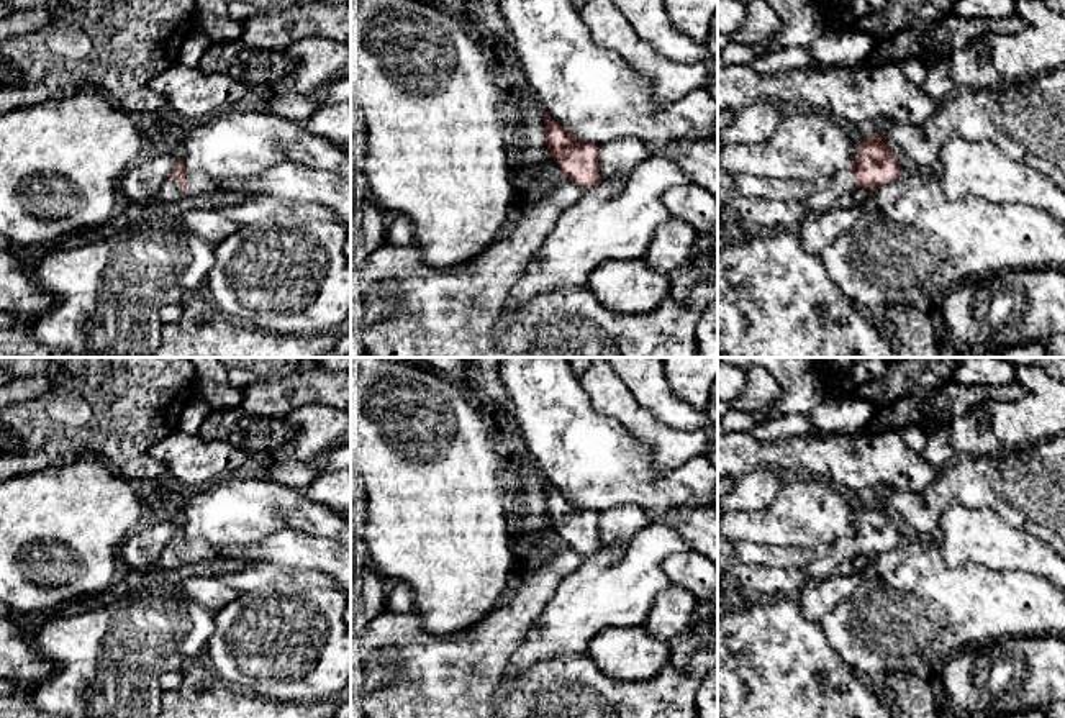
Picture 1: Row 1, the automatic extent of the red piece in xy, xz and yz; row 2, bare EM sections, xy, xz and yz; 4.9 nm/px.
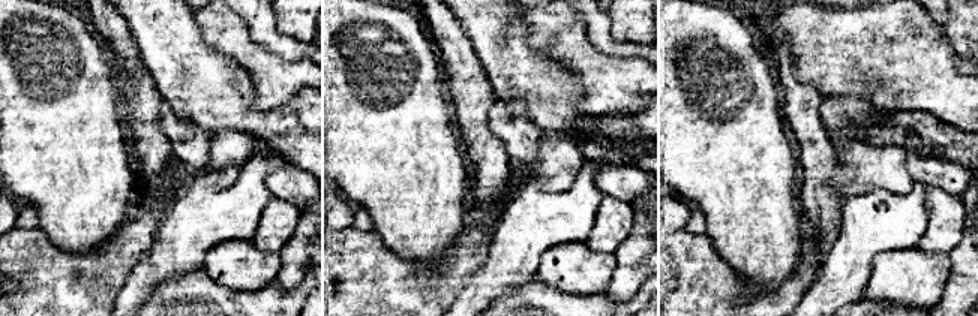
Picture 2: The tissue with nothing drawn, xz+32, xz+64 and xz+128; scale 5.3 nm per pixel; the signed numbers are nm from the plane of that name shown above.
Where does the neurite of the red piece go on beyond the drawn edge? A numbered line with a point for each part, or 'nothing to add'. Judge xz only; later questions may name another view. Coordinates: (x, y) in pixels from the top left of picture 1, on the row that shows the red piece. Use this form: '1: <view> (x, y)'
nothing to add

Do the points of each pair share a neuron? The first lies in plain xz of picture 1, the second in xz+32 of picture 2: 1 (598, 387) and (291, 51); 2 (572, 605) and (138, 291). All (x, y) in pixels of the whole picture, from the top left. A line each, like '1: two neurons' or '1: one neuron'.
1: two neurons
2: one neuron

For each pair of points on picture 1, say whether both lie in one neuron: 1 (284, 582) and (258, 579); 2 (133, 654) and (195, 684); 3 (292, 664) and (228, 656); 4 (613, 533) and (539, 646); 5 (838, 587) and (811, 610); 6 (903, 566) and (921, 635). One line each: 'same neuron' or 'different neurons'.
1: same neuron
2: different neurons
3: same neuron
4: different neurons
5: same neuron
6: same neuron

